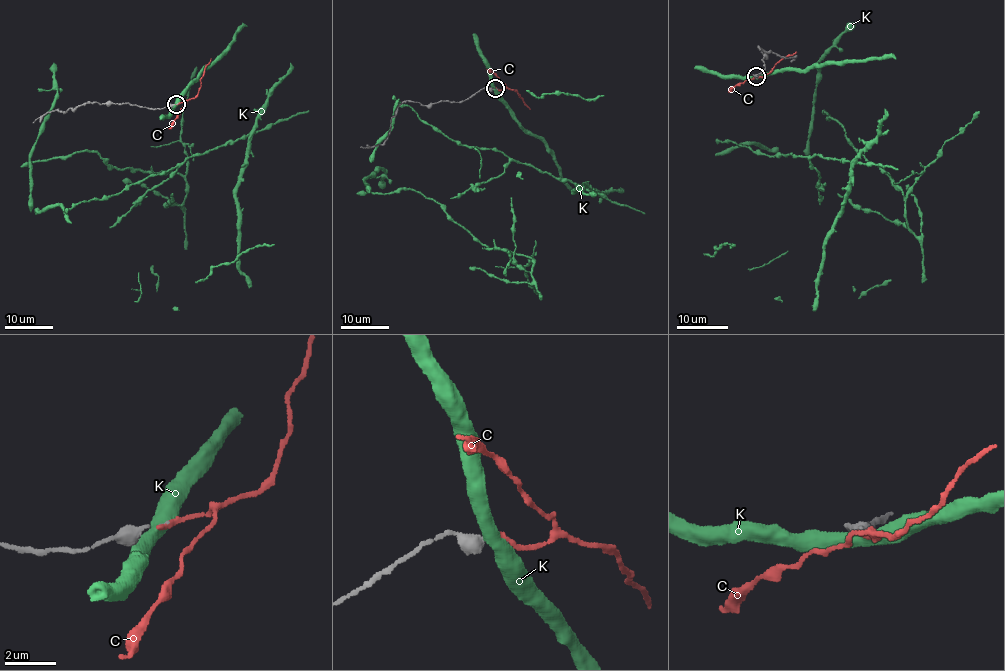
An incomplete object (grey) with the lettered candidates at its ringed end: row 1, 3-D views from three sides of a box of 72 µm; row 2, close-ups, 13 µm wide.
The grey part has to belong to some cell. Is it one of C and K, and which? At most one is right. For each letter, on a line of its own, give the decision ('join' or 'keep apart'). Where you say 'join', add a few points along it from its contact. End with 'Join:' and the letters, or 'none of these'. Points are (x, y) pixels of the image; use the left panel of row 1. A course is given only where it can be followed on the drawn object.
C: keep apart
K: keep apart
Join: none of these

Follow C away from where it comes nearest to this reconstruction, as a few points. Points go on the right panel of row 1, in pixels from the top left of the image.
C: (756, 76), (762, 77), (797, 51)

